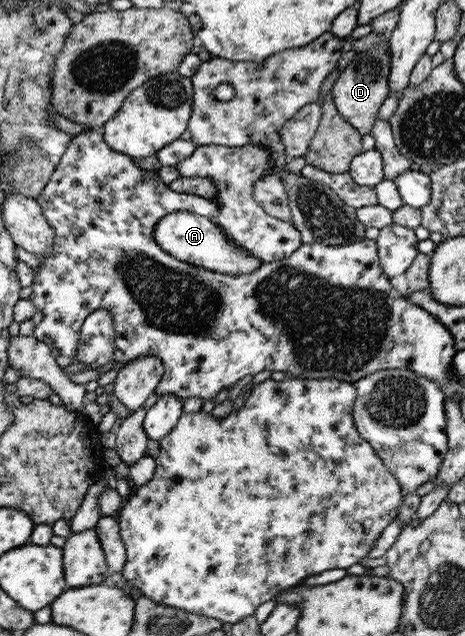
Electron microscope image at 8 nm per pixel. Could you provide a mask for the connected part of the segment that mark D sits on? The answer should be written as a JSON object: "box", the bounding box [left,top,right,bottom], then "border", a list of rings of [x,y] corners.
{"box":[331,41,392,136],"border":[[[387,41],[369,51],[360,52],[342,70],[331,88],[332,99],[334,99],[338,113],[348,120],[348,123],[352,124],[352,127],[356,128],[356,131],[362,136],[371,135],[382,103],[390,93],[390,85],[388,85],[390,60],[392,60],[392,55],[390,55]]]}

